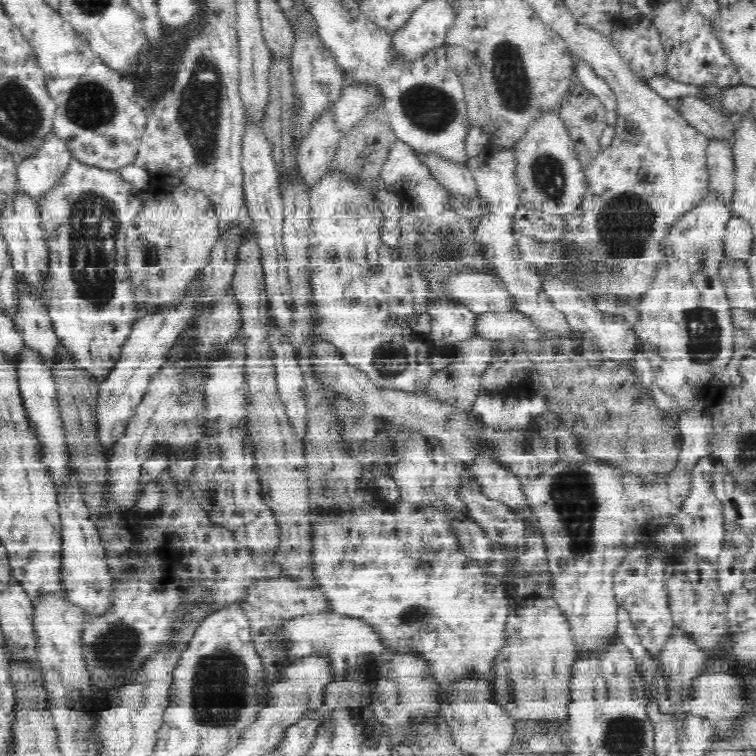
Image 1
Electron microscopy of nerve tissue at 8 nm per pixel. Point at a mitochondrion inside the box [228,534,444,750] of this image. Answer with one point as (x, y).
(420, 616)

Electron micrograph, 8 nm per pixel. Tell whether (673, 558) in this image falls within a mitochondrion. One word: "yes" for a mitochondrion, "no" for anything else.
no

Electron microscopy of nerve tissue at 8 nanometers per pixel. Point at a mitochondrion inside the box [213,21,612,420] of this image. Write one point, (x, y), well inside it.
(428, 108)

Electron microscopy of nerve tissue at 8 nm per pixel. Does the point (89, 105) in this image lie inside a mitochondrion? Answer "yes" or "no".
yes

